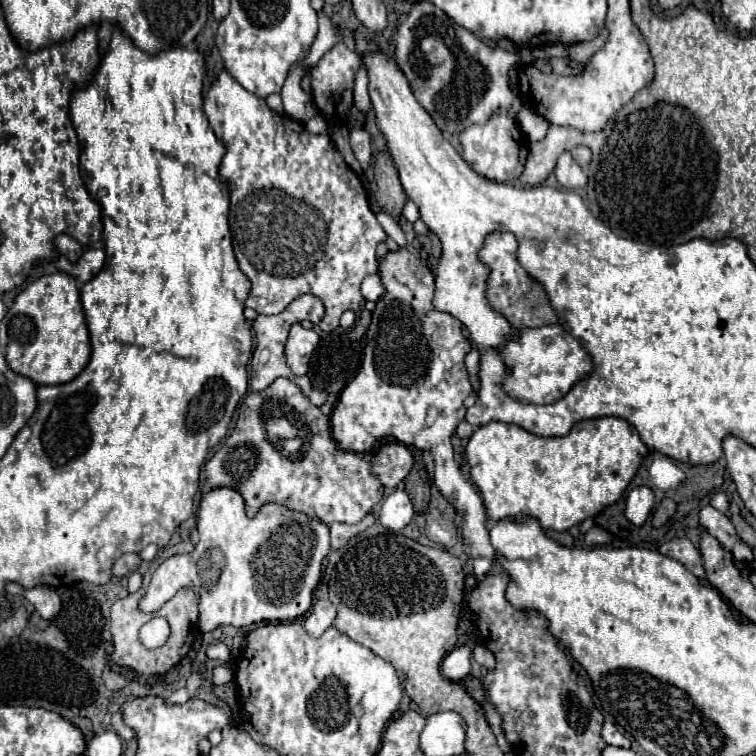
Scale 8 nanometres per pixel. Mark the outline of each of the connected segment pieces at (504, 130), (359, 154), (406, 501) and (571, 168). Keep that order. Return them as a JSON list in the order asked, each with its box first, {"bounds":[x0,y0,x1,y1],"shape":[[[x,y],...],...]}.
[{"bounds":[461,113,527,183],"shape":[[[495,113],[489,117],[489,121],[485,125],[471,125],[467,127],[461,135],[461,145],[463,145],[463,159],[479,173],[485,175],[491,181],[497,183],[505,183],[505,181],[513,181],[519,179],[523,167],[525,167],[525,159],[527,159],[527,143],[521,137],[521,133],[517,131],[515,119],[505,115],[505,113]]]},{"bounds":[349,127,371,169],"shape":[[[363,127],[349,129],[349,143],[351,143],[351,149],[353,149],[357,161],[361,163],[361,167],[367,169],[367,165],[371,161],[371,147],[369,147],[369,133],[367,133],[367,129],[363,129]]]},{"bounds":[379,489,415,533],"shape":[[[395,489],[393,493],[389,493],[383,499],[379,521],[387,529],[397,533],[413,519],[413,515],[415,515],[415,511],[413,511],[413,503],[411,503],[407,491],[405,489]]]},{"bounds":[555,151,587,189],"shape":[[[571,151],[561,153],[561,157],[557,161],[557,167],[555,167],[555,175],[557,175],[557,181],[565,189],[581,189],[587,183],[587,175],[577,165],[577,161],[571,155]]]}]

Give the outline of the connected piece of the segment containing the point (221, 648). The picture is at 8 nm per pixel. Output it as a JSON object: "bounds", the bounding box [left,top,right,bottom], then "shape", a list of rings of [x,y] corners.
{"bounds":[206,641,230,662],"shape":[[[218,641],[208,647],[206,657],[209,659],[219,659],[228,662],[230,660],[230,650],[225,644]]]}

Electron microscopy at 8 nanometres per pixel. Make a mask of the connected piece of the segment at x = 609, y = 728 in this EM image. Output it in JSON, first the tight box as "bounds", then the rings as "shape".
{"bounds":[603,721,631,749],"shape":[[[611,721],[604,722],[603,739],[609,745],[617,745],[617,747],[623,747],[623,749],[631,748],[631,741],[628,736],[620,731],[616,724]]]}

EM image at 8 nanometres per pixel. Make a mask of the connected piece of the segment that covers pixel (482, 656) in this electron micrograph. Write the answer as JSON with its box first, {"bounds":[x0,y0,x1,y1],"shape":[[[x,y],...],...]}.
{"bounds":[473,645,495,669],"shape":[[[475,645],[475,647],[473,647],[473,659],[475,659],[479,665],[483,665],[483,667],[493,669],[493,663],[495,663],[493,653],[491,653],[489,649],[485,649],[483,645]]]}

